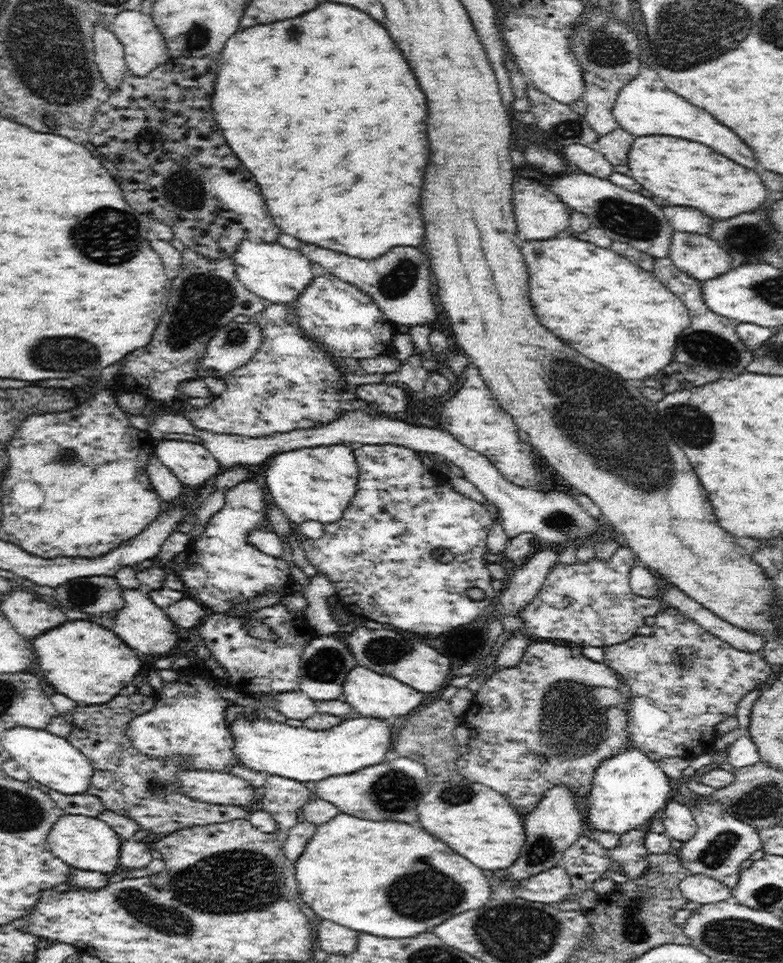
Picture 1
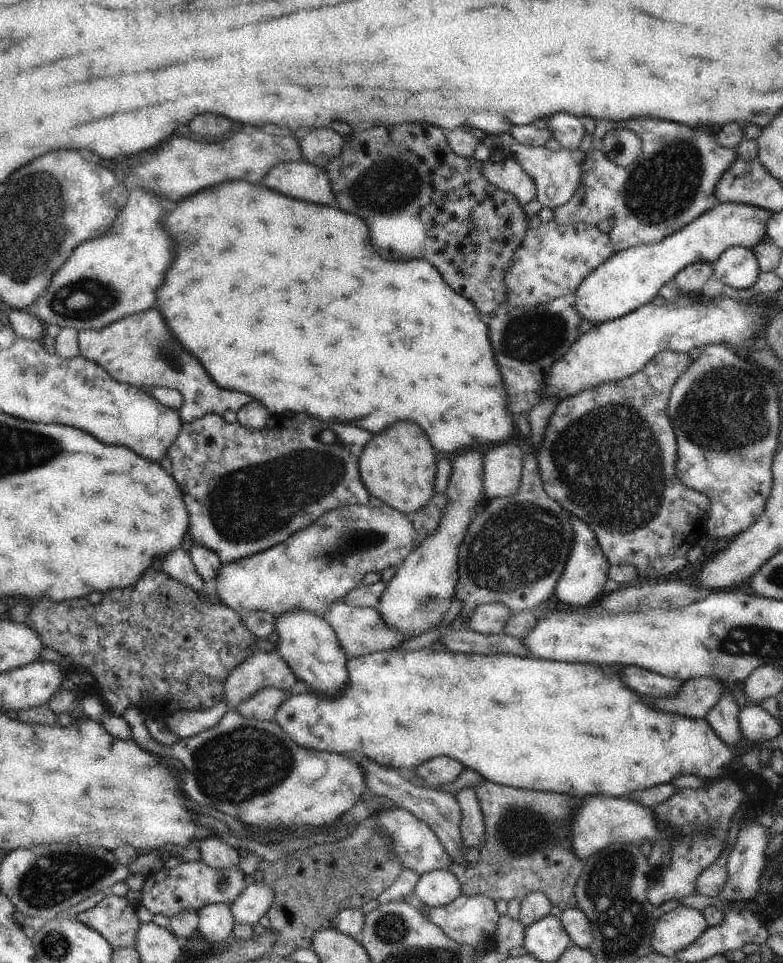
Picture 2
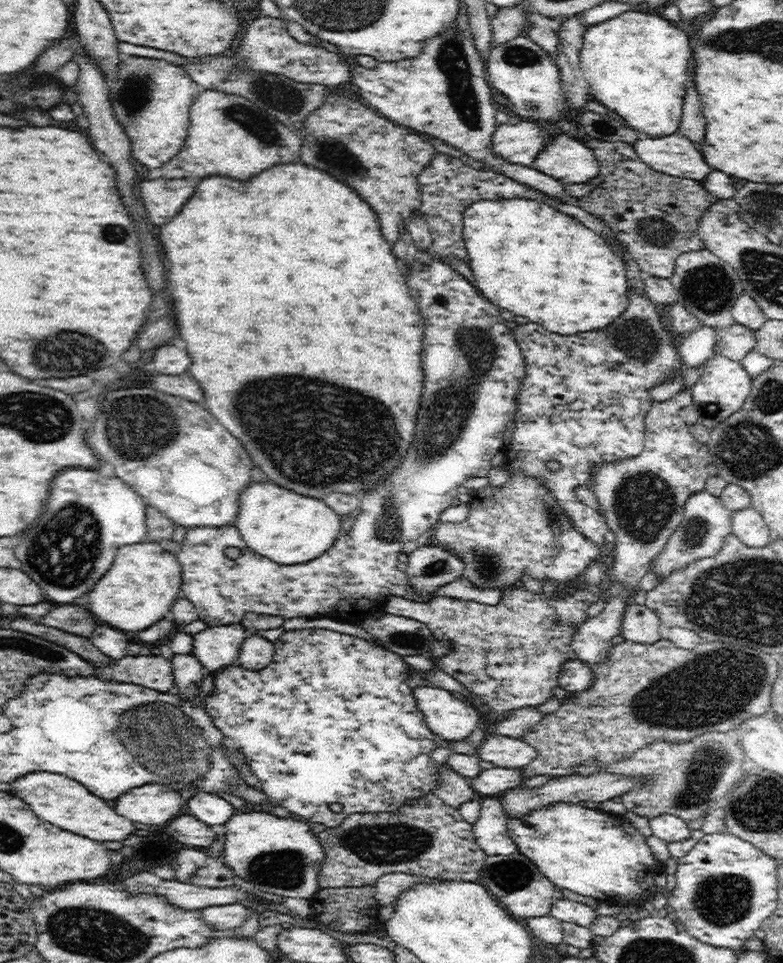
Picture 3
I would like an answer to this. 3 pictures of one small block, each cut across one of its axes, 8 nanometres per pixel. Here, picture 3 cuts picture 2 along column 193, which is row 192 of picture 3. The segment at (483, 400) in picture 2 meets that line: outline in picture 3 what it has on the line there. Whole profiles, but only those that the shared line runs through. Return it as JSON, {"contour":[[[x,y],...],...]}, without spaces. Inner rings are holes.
{"contour":[[[302,162],[284,166],[280,164],[276,168],[270,168],[268,172],[262,172],[262,176],[256,176],[250,182],[238,182],[218,176],[202,180],[180,214],[176,214],[174,220],[162,226],[160,242],[162,252],[168,260],[166,288],[174,302],[174,318],[192,358],[190,374],[204,390],[208,410],[228,432],[232,432],[244,444],[246,452],[250,454],[254,464],[258,464],[258,468],[266,472],[268,480],[280,484],[282,488],[294,490],[296,494],[322,498],[330,492],[358,495],[368,493],[388,474],[392,474],[392,470],[406,456],[416,432],[416,414],[420,408],[424,386],[424,318],[418,312],[416,300],[410,298],[404,274],[398,268],[390,244],[384,242],[372,208],[364,204],[364,200],[358,198],[354,190],[346,188],[330,174],[308,168]]]}

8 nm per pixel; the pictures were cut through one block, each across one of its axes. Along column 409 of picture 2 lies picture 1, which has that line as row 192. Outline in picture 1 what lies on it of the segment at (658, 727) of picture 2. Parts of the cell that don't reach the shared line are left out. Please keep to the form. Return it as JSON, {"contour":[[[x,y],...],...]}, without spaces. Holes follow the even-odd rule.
{"contour":[[[677,136],[636,137],[630,147],[625,171],[643,188],[658,198],[664,198],[668,204],[698,208],[711,219],[732,218],[742,212],[754,212],[766,202],[766,186],[754,170],[742,168],[704,144]]]}

